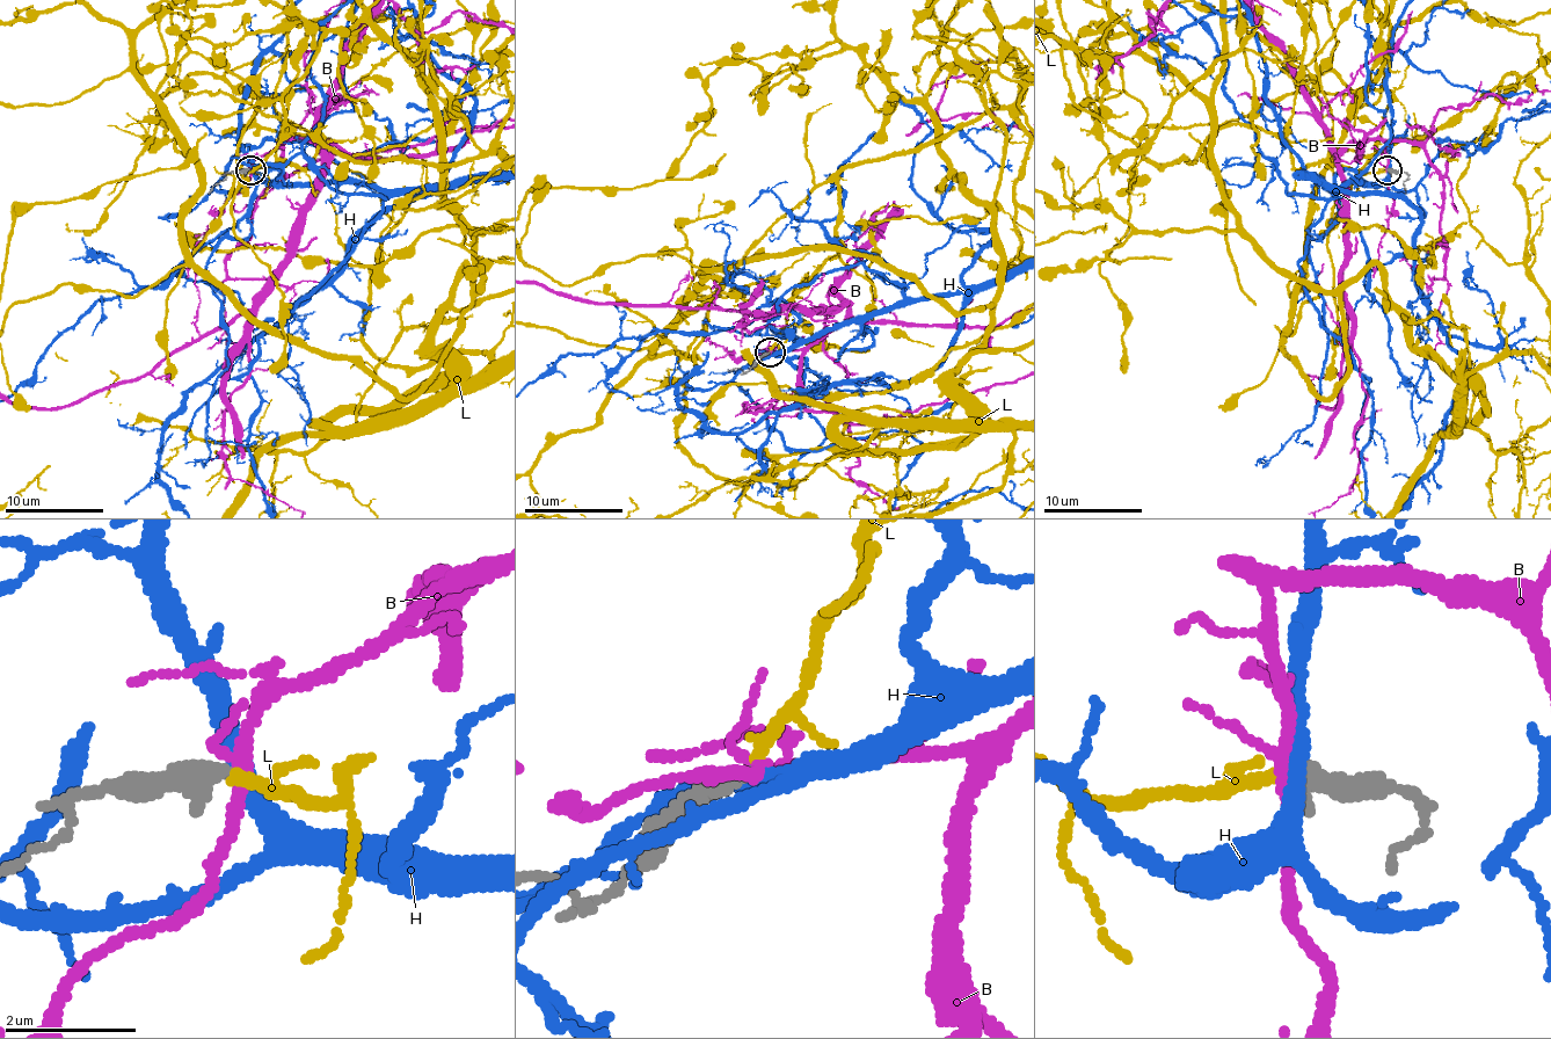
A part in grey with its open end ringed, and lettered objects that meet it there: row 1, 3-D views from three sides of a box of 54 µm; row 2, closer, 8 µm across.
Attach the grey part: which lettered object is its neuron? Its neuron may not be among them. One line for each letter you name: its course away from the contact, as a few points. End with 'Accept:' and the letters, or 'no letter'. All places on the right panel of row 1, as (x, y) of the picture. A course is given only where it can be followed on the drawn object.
L: it runs (1385, 171), (1237, 123), (1114, 171), (1138, 212), (1400, 259), (1460, 346)
Accept: L

